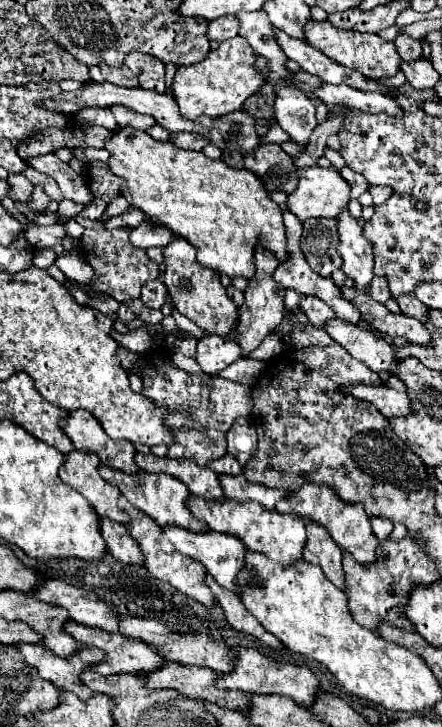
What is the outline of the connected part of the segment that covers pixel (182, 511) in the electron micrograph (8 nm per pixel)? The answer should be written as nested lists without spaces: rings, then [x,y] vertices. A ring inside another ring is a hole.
[[[98,464],[98,472],[100,476],[110,482],[112,486],[118,486],[118,490],[122,492],[122,496],[128,498],[128,502],[142,510],[144,514],[152,516],[152,520],[160,526],[164,524],[174,524],[174,526],[182,526],[190,532],[206,532],[206,524],[202,524],[200,520],[196,520],[190,510],[186,510],[186,498],[188,498],[188,488],[174,476],[170,474],[154,474],[154,472],[134,472],[134,474],[126,474],[126,472],[118,472],[118,470],[112,470],[104,464]]]

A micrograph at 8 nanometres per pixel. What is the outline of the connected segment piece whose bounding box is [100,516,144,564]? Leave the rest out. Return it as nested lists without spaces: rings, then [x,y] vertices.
[[[100,516],[100,534],[102,534],[104,542],[106,542],[108,552],[116,560],[120,560],[124,564],[142,564],[144,562],[144,556],[142,556],[138,544],[130,538],[126,526],[116,524],[110,518]]]

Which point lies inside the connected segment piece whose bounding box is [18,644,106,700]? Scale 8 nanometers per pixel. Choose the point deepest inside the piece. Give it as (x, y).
(65, 672)

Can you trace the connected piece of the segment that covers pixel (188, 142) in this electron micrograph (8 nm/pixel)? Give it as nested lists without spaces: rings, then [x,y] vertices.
[[[178,132],[178,134],[172,134],[172,144],[176,144],[178,148],[184,148],[184,150],[202,150],[210,140],[202,138],[202,136],[194,136],[194,134],[188,134],[188,132]]]

